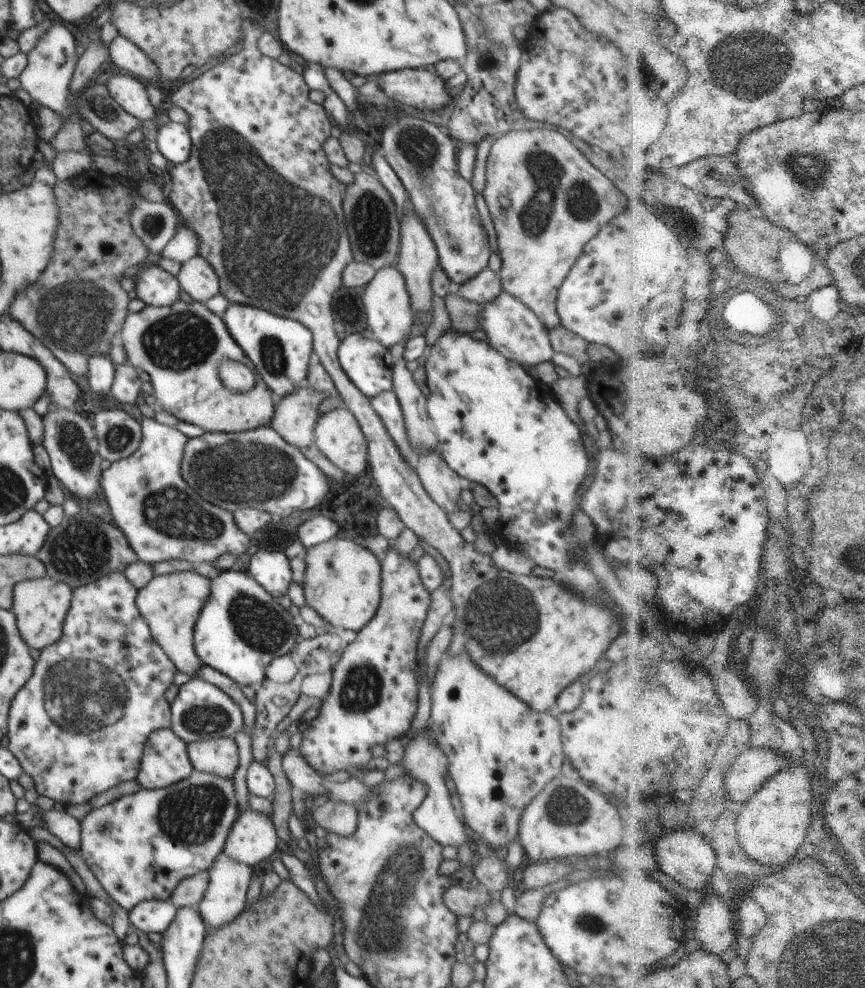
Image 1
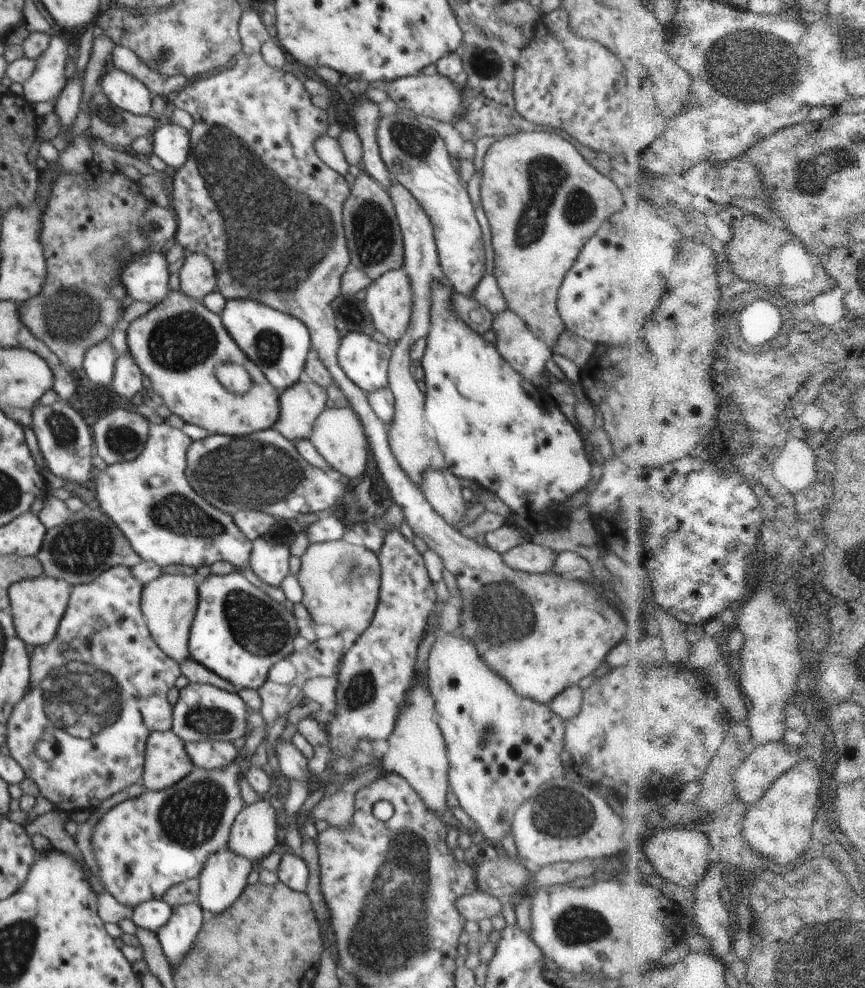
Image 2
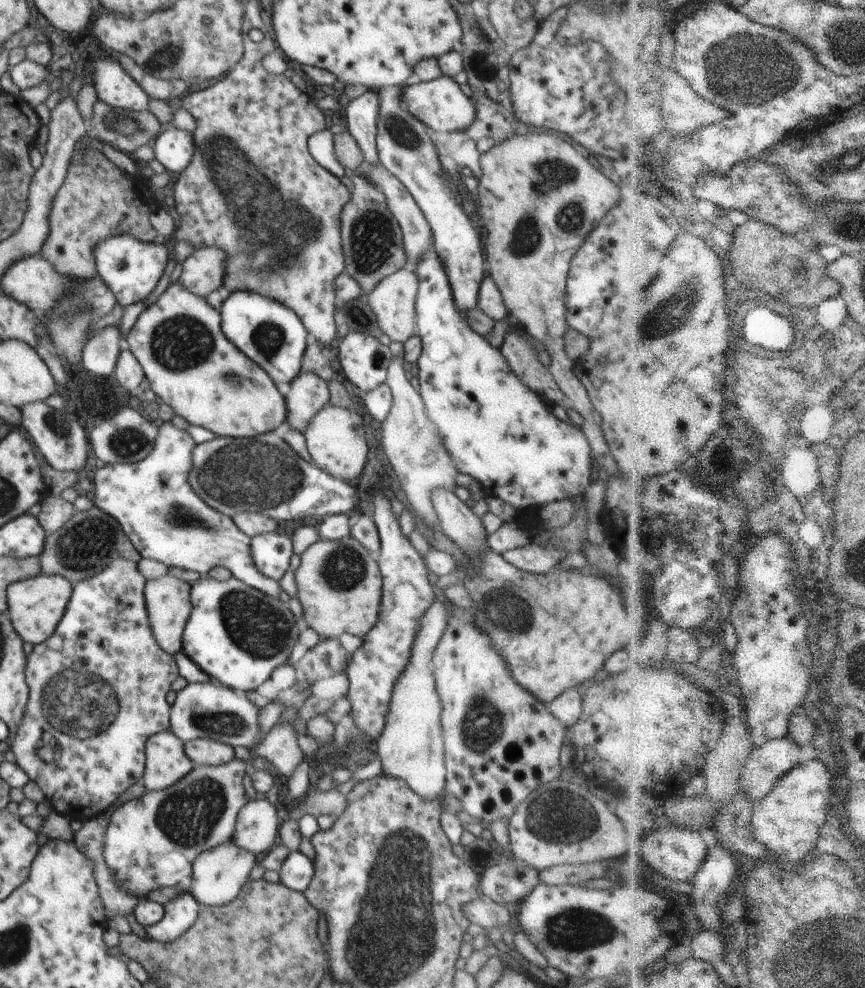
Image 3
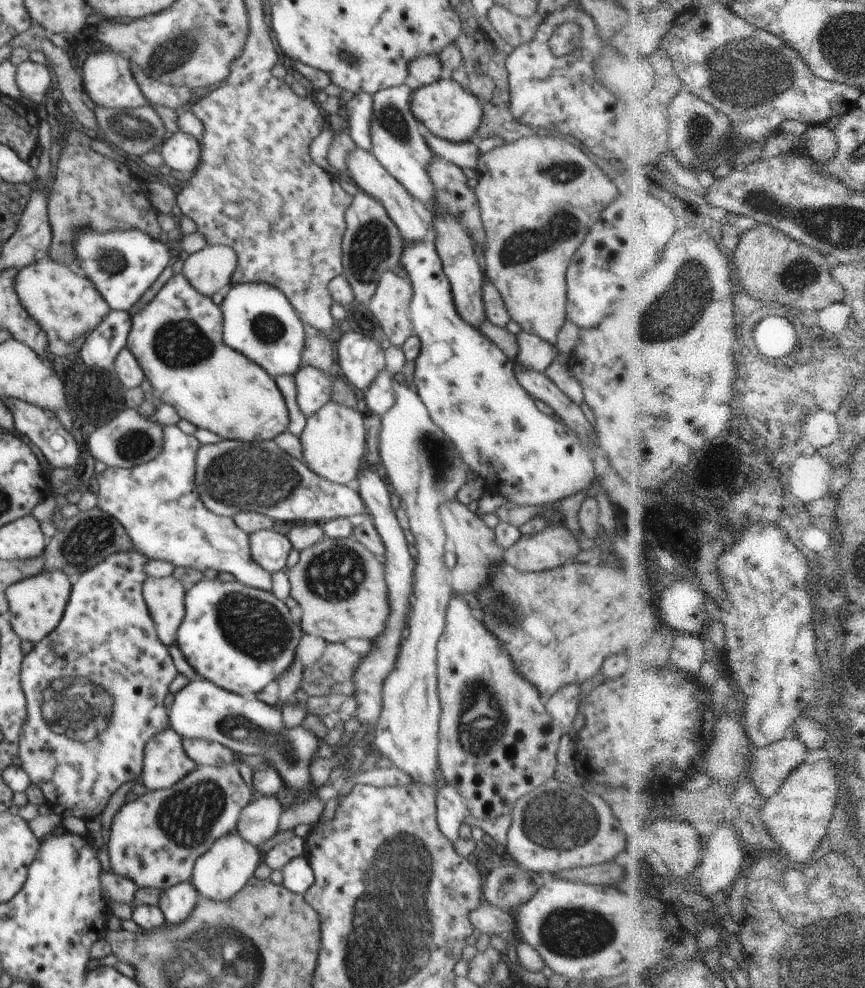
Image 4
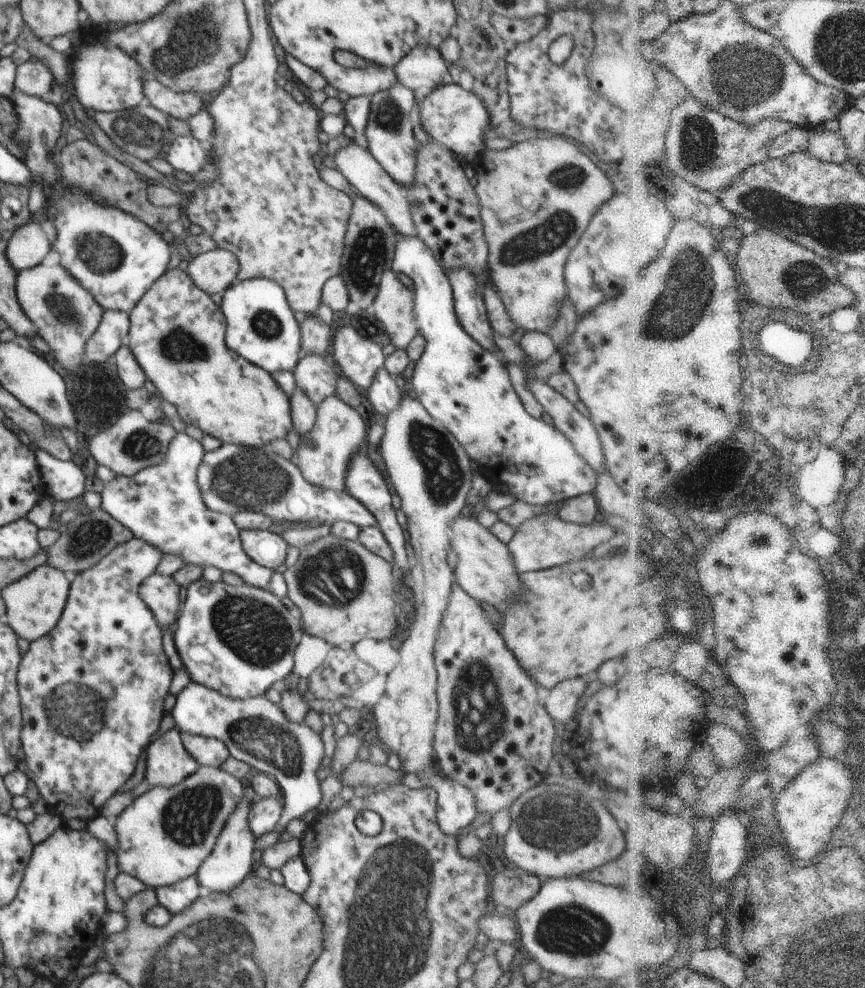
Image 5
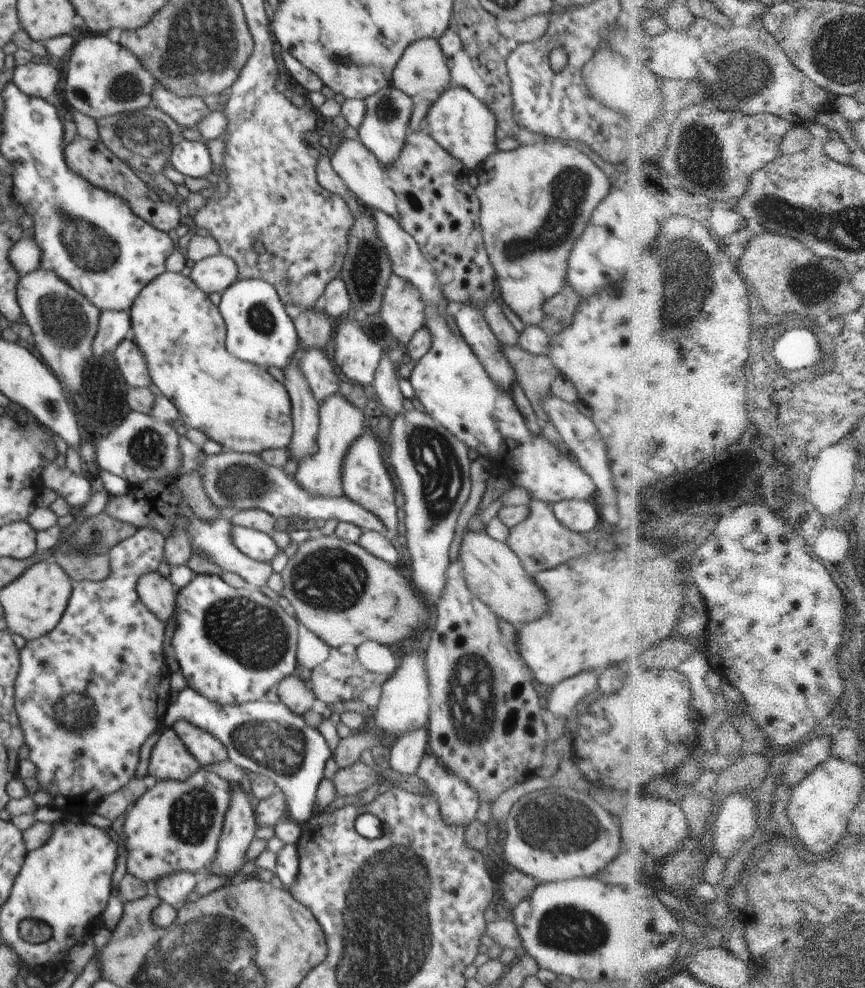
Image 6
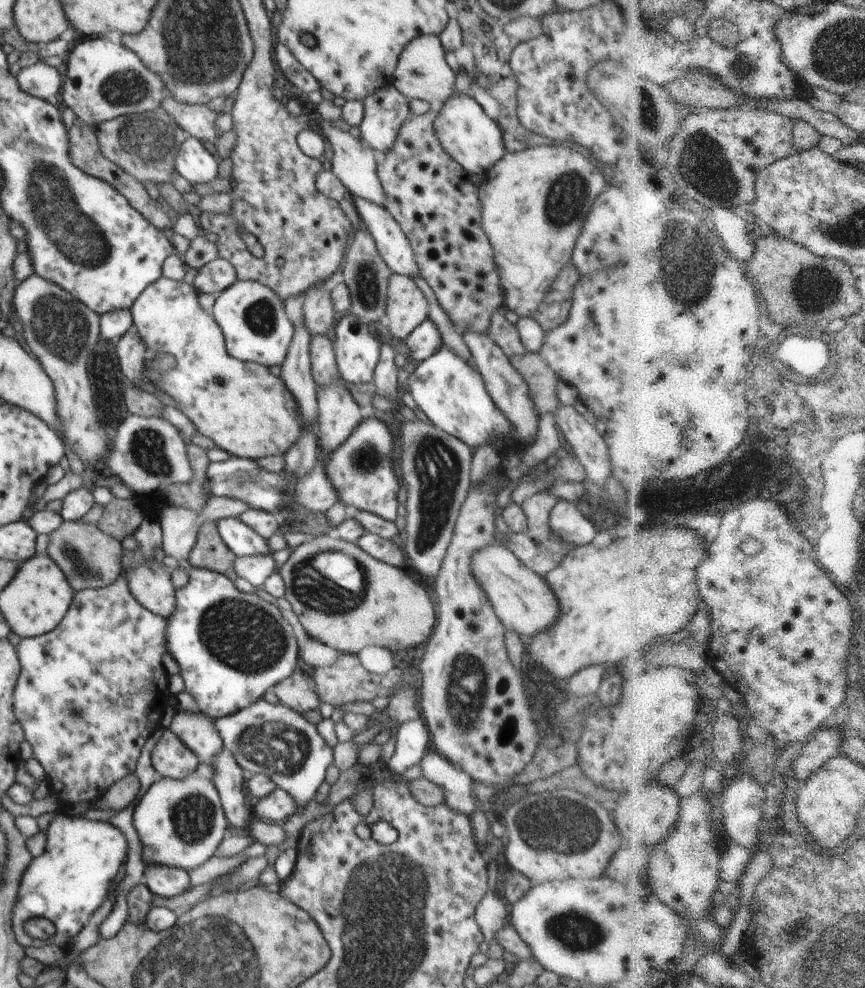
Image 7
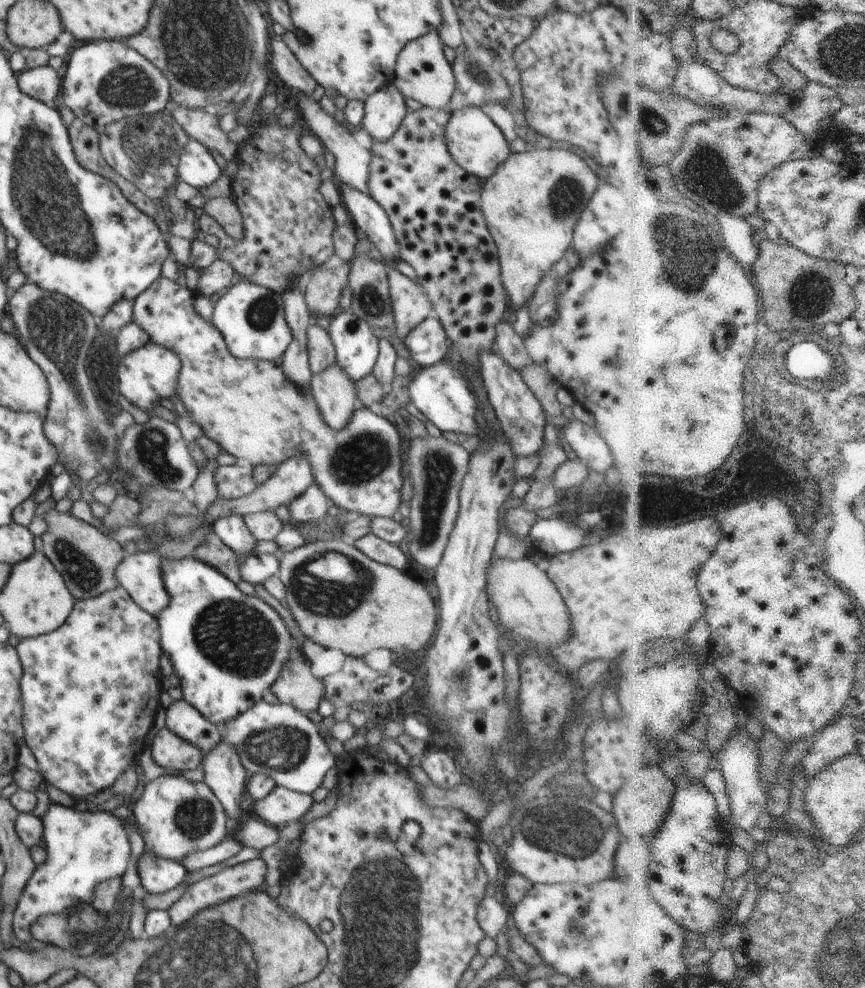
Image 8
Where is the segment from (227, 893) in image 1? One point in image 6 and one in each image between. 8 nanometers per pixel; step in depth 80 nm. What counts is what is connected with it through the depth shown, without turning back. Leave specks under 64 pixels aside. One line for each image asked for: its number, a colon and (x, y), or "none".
2: (224, 878)
3: (219, 874)
4: (220, 873)
5: (230, 862)
6: (240, 827)

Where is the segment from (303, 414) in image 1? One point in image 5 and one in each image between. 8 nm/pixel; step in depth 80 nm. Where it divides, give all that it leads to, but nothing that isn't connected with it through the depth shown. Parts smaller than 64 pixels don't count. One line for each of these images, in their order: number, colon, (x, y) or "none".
2: (300, 405)
3: (308, 394)
4: (314, 386)
5: (314, 375)

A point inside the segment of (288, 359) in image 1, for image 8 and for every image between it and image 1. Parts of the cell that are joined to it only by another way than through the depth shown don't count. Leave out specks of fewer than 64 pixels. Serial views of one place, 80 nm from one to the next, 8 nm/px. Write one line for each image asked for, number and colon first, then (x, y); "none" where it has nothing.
2: (278, 343)
3: (270, 334)
4: (259, 322)
5: (261, 327)
6: (259, 327)
7: (255, 322)
8: (251, 318)

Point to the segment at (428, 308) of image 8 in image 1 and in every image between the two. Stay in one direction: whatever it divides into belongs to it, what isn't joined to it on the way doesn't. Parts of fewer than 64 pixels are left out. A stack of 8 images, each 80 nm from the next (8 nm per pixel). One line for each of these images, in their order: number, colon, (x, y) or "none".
1: (388, 313)
2: (389, 299)
3: (393, 300)
4: (390, 303)
5: (394, 304)
6: (403, 310)
7: (407, 307)

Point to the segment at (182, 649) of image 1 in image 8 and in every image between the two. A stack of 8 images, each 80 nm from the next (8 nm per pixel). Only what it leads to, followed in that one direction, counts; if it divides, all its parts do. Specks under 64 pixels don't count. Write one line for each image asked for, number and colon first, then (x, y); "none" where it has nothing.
2: (169, 603)
3: (167, 599)
4: (164, 596)
5: (160, 592)
6: (156, 591)
7: (150, 584)
8: (140, 575)

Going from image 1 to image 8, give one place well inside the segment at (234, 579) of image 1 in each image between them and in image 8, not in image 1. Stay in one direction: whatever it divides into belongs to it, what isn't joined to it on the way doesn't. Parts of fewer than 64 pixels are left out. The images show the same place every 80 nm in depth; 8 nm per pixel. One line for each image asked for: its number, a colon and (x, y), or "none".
2: (239, 632)
3: (237, 635)
4: (240, 638)
5: (239, 641)
6: (233, 645)
7: (231, 646)
8: (227, 648)

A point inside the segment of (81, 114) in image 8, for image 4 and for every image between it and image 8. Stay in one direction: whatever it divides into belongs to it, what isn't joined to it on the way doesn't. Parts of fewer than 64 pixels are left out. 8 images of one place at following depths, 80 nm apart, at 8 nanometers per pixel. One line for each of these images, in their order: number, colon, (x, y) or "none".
4: (107, 79)
5: (105, 79)
6: (103, 78)
7: (104, 80)

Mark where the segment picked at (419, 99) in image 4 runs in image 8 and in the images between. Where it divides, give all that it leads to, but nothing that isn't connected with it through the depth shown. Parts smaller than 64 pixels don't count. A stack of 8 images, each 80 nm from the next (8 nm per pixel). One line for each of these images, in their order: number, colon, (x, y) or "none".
5: (457, 119)
6: (464, 126)
7: (468, 135)
8: (476, 144)

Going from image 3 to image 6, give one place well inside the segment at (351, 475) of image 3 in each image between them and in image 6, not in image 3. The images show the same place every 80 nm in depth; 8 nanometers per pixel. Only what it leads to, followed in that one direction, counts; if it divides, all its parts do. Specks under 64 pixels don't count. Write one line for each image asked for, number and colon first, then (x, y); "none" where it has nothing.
4: (334, 438)
5: (323, 456)
6: (340, 422)

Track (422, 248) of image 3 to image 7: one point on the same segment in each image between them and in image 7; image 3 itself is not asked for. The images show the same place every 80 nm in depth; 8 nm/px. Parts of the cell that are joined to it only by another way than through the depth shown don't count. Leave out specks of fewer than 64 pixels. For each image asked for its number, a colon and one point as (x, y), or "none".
4: (363, 169)
5: (366, 177)
6: (362, 172)
7: (355, 165)

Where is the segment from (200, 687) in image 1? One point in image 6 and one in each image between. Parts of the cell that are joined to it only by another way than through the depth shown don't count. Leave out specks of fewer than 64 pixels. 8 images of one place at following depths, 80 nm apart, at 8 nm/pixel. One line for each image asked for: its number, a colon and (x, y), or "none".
2: (203, 711)
3: (209, 710)
4: (201, 710)
5: (256, 731)
6: (266, 738)

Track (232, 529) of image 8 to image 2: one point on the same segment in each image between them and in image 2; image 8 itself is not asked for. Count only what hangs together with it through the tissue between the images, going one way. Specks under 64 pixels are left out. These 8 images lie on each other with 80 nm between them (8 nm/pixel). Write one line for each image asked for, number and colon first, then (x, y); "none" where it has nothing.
2: (269, 561)
3: (271, 553)
4: (268, 548)
5: (268, 549)
6: (257, 545)
7: (239, 537)

